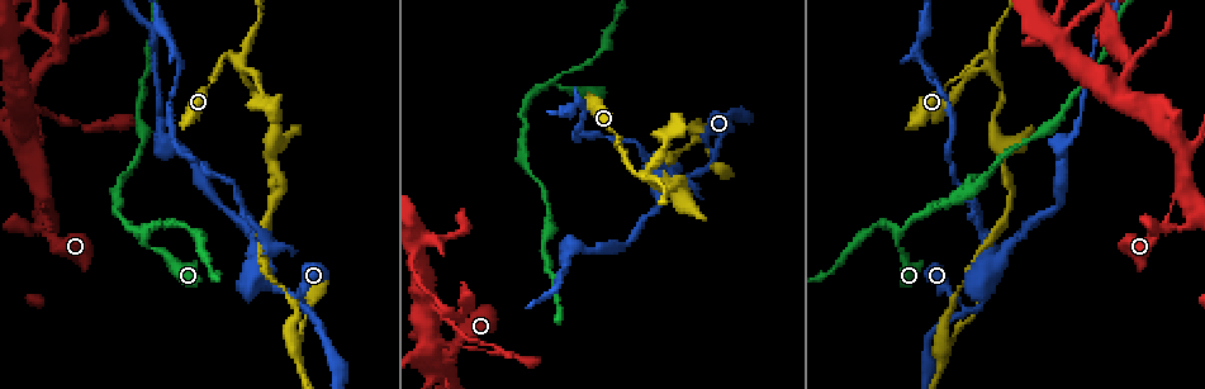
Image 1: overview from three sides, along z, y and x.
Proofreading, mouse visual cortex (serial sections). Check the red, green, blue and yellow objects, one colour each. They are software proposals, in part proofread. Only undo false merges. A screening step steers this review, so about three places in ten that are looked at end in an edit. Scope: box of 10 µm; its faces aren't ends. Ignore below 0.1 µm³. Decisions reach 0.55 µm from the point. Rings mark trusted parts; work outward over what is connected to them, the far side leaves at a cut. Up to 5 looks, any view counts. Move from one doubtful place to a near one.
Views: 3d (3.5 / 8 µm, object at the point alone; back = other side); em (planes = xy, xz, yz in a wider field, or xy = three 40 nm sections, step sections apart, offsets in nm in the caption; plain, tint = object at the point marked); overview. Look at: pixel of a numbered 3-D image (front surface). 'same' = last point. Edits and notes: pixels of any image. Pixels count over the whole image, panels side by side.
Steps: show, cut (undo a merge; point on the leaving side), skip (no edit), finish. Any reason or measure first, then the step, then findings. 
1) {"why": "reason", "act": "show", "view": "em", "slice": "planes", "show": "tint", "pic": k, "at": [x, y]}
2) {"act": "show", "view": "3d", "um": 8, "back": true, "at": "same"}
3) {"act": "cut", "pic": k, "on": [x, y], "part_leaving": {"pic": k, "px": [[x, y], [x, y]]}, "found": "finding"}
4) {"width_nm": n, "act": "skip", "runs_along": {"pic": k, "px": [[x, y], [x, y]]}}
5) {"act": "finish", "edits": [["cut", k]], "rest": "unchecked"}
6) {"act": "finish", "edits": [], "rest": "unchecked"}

{"why": "arms part here", "act": "show", "view": "3d", "um": 8, "pic": 1, "at": [309, 309]}

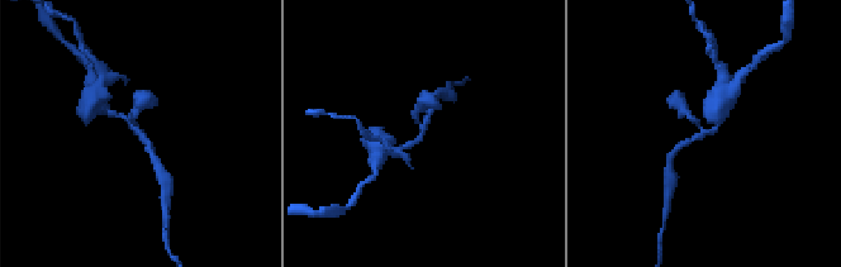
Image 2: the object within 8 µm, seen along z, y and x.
{"arms": 3, "arm_widths_nm": [150, 200, 250], "act": "show", "view": "em", "slice": "xy", "step": 3, "show": "tint", "at": "same"}

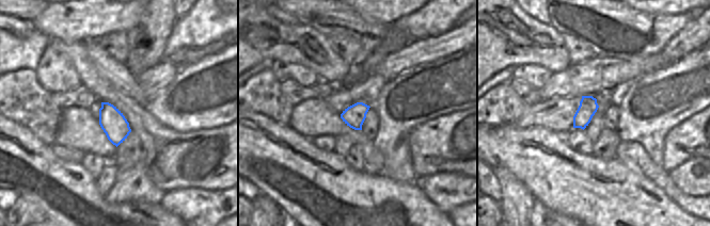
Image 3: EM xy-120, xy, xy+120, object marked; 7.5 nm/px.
{"act": "skip", "runs_along": {"pic": 2, "px": [[423, 105], [423, 132], [404, 147]]}, "found": "continuous, no second cell"}

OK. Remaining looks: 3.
{"why": "abrupt turn", "act": "show", "view": "3d", "um": 8, "pic": 1, "at": [897, 240]}

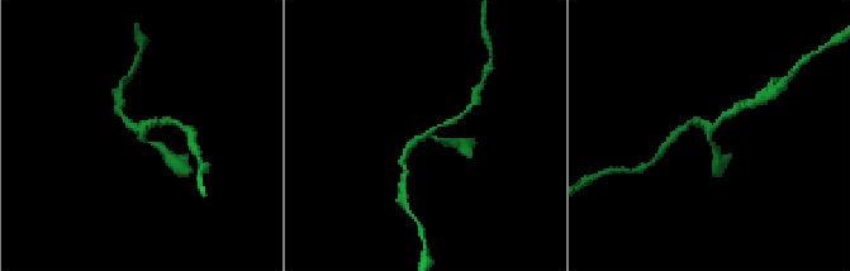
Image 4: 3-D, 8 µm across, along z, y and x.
{"arms": 3, "arm_widths_nm": [150, 150, 150], "act": "show", "view": "em", "slice": "planes", "show": "tint", "at": "same"}

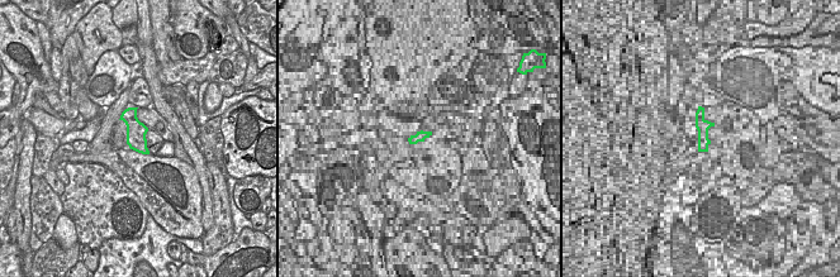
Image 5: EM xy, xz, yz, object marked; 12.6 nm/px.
{"act": "skip", "runs_along": {"pic": 4, "px": [[167, 157], [122, 115]]}, "found": "all the same cell"}

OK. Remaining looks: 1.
{"act": "finish", "edits": [], "rest": "unchecked"}

